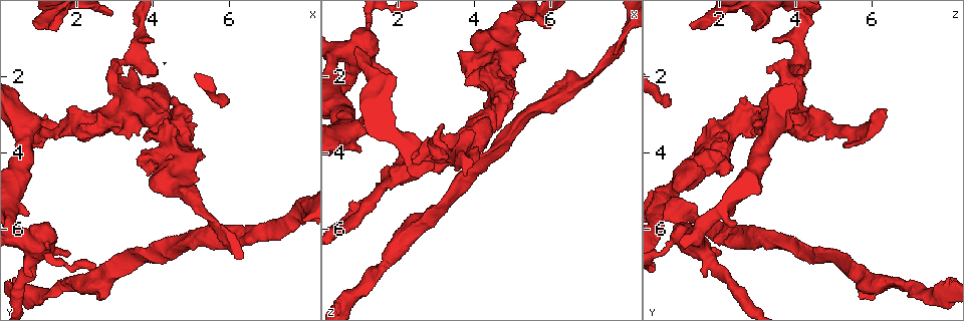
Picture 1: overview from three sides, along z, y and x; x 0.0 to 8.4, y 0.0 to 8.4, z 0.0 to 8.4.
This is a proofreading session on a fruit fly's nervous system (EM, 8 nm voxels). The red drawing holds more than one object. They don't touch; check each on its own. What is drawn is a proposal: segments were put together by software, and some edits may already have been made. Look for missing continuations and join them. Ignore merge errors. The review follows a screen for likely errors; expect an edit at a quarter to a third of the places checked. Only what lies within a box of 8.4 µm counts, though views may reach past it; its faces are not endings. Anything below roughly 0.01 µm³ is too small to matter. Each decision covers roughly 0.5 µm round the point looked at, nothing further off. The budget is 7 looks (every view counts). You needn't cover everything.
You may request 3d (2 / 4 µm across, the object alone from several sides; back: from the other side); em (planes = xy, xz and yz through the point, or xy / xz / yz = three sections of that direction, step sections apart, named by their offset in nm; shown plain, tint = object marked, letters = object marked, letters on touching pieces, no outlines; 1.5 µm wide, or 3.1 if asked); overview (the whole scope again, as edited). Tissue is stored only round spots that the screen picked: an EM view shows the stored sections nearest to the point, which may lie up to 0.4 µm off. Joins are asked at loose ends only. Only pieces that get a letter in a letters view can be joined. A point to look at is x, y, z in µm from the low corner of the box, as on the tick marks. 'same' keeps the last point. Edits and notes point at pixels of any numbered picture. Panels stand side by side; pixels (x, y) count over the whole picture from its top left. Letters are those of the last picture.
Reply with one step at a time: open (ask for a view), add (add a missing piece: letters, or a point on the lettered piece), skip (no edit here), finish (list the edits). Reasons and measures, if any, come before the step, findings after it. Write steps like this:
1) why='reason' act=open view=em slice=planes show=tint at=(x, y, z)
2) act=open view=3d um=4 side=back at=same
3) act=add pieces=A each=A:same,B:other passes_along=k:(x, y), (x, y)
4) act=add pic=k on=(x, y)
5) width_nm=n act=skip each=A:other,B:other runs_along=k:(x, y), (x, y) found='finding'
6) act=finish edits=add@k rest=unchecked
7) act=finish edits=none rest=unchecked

why='free end' act=open view=em slice=xy step=8 show=tint at=(3.95, 1.05, 3.40)

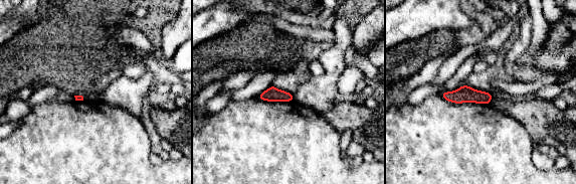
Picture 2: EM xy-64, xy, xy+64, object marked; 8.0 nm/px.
why='cut it another way' act=open view=em slice=planes show=letters at=same

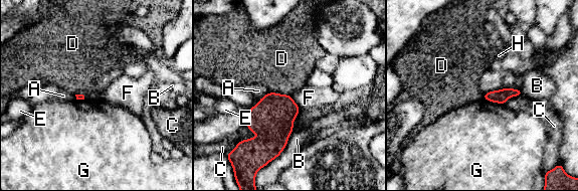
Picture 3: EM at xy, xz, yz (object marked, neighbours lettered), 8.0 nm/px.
longest_contact=B:320nm act=skip each=A:other,B:other,C:other,D:other,E:other,F:other,G:other,H:other border=3:(268, 91), (291, 96) found='none of them fits'

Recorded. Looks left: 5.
why='branch stops here' act=open view=3d um=2 at=(5.95, 2.65, 0.80)

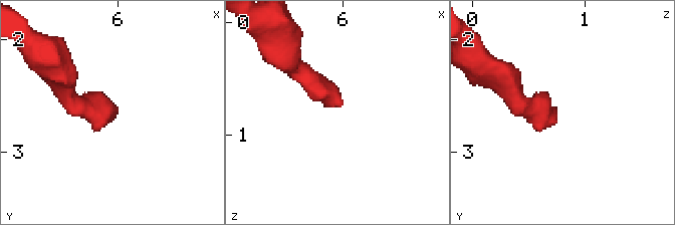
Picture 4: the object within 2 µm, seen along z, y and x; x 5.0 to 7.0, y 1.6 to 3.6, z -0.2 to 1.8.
why='need the tissue' act=open view=em slice=planes show=letters at=(5.98, 2.60, 0.74)

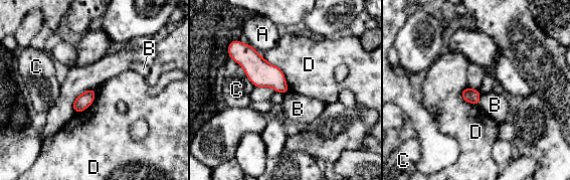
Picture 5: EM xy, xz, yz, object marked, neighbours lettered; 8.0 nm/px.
longest_contact=D:380nm act=skip each=A:other,B:other,C:other,D:other border=5:(481, 95), (479, 104) found='no lettered piece goes on from it'

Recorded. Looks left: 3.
why='an open end' act=open view=3d um=4 at=(0.90, 0.65, 1.30)

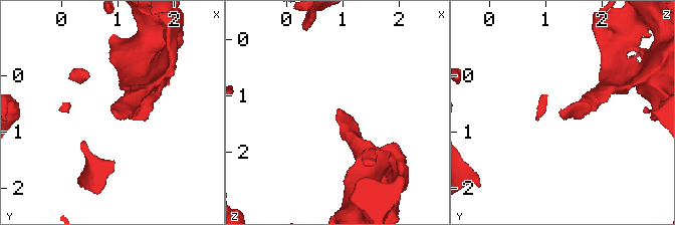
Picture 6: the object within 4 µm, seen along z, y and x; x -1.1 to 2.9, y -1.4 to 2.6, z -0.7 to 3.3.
act=open view=em slice=yz step=8 show=plain at=(0.90, 0.60, 1.25)

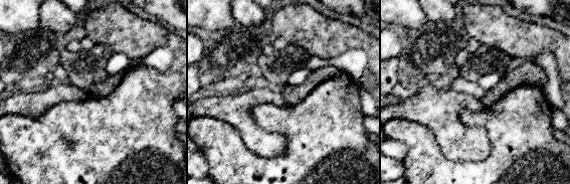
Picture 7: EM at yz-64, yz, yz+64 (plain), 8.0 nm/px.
why='see the neighbours' act=open view=em slice=yz step=8 show=letters at=same

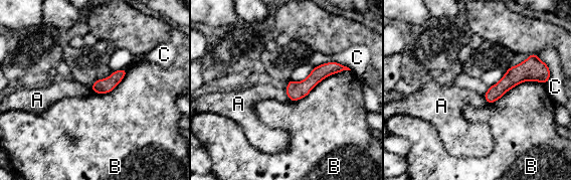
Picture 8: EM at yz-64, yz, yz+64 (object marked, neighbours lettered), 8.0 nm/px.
act=skip each=A:other,B:other,C:other runs_along=8:(533, 58), (489, 100) found='none of them fits'

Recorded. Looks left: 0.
act=finish edits=none rest=unchecked

